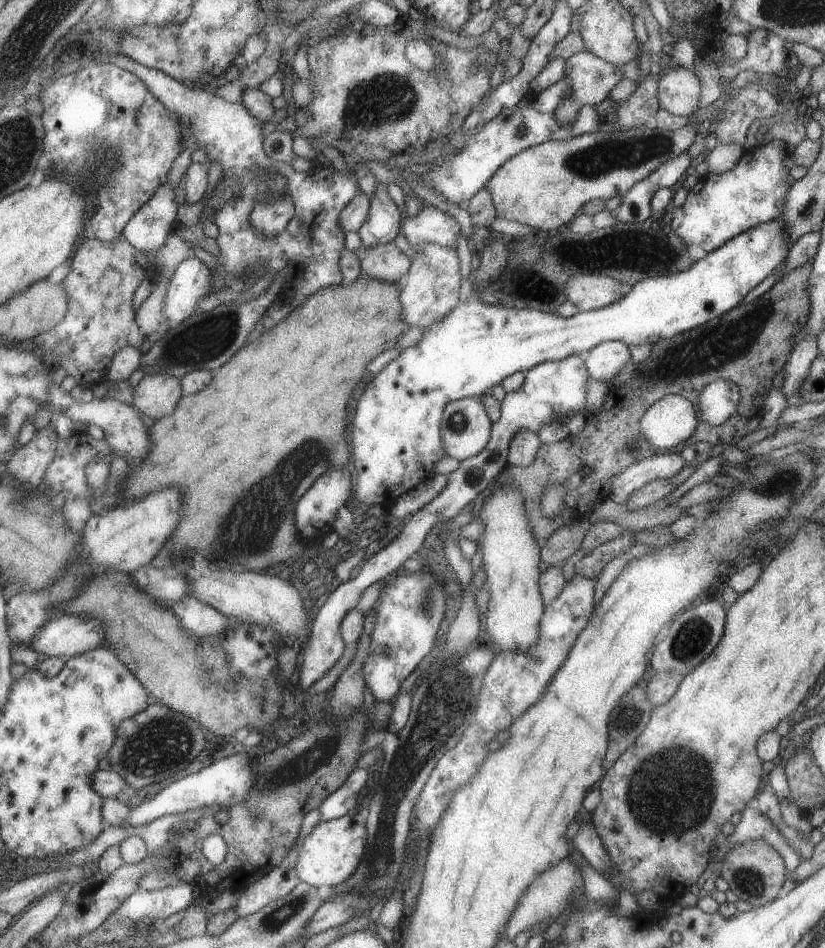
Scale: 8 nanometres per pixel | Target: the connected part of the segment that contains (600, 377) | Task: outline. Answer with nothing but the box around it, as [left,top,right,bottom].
[582,341,631,383]

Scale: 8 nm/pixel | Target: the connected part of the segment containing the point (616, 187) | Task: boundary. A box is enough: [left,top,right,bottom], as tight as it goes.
[484,123,695,234]

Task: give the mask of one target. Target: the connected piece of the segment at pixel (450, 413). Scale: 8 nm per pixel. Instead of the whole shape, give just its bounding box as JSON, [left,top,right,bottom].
[439,397,491,461]

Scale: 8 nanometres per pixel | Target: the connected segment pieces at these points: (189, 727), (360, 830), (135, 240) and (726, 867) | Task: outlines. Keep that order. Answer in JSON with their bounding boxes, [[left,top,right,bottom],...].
[[105,700,205,790],[296,813,365,891],[122,180,178,254],[718,839,787,908]]

